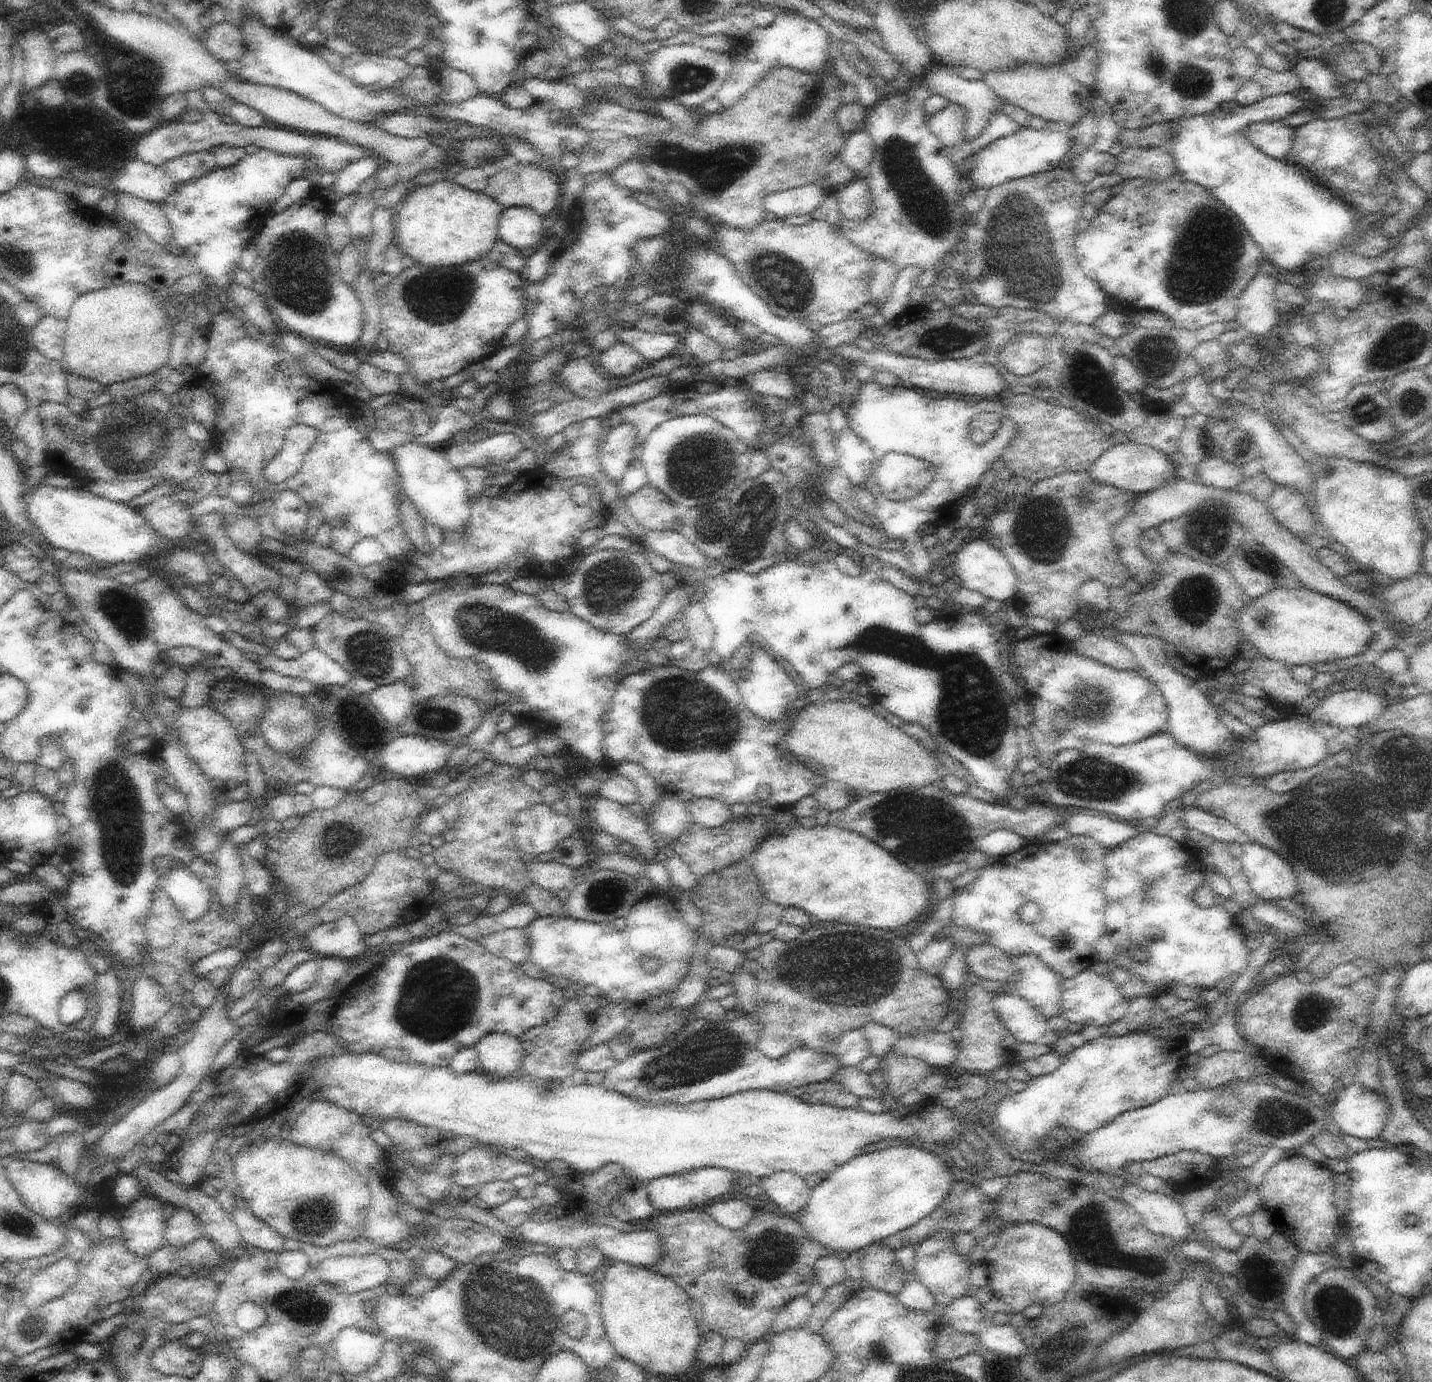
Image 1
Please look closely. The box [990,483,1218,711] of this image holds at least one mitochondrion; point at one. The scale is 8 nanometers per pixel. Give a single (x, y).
(1040, 532)

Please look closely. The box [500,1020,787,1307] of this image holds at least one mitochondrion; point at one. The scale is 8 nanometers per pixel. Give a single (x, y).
(709, 1054)

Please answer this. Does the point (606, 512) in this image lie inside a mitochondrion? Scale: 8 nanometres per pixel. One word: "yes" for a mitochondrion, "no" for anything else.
no

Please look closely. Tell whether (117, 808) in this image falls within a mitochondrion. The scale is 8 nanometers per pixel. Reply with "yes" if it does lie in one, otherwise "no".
yes

